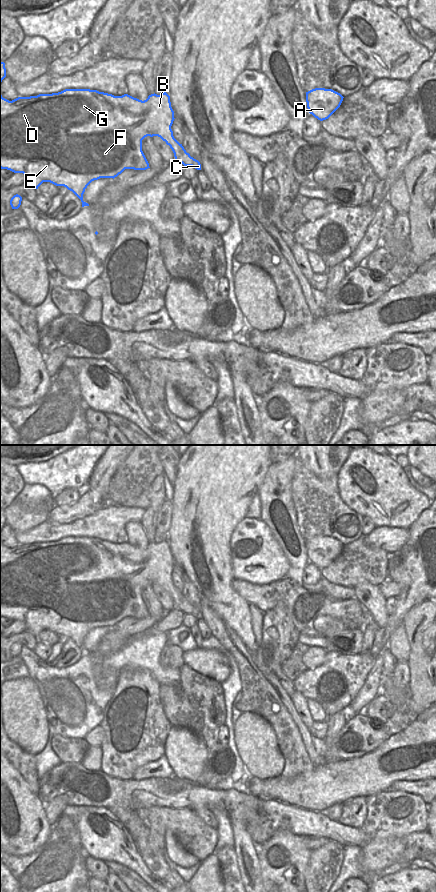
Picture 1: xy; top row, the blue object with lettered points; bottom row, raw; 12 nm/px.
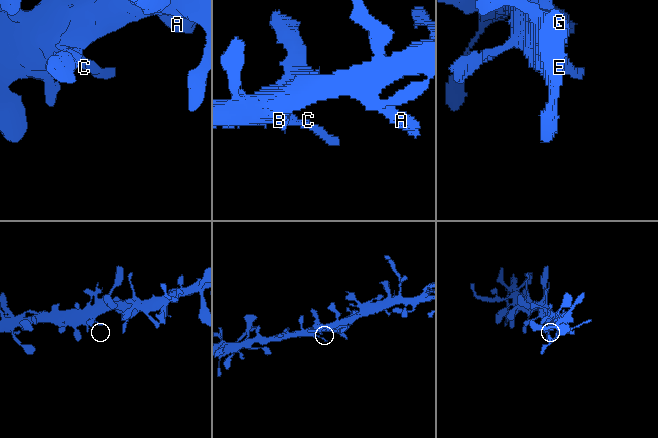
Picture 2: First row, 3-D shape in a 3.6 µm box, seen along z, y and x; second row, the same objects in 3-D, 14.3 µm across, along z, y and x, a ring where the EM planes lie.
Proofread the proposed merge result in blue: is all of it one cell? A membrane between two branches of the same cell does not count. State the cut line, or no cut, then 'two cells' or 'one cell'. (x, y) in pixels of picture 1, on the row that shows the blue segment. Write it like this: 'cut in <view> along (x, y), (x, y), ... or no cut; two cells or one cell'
no cut; one cell

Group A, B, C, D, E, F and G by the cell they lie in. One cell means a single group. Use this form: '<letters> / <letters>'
A B C D E F G

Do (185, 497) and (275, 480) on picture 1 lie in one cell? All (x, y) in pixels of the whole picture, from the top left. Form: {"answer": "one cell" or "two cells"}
{"answer": "two cells"}

